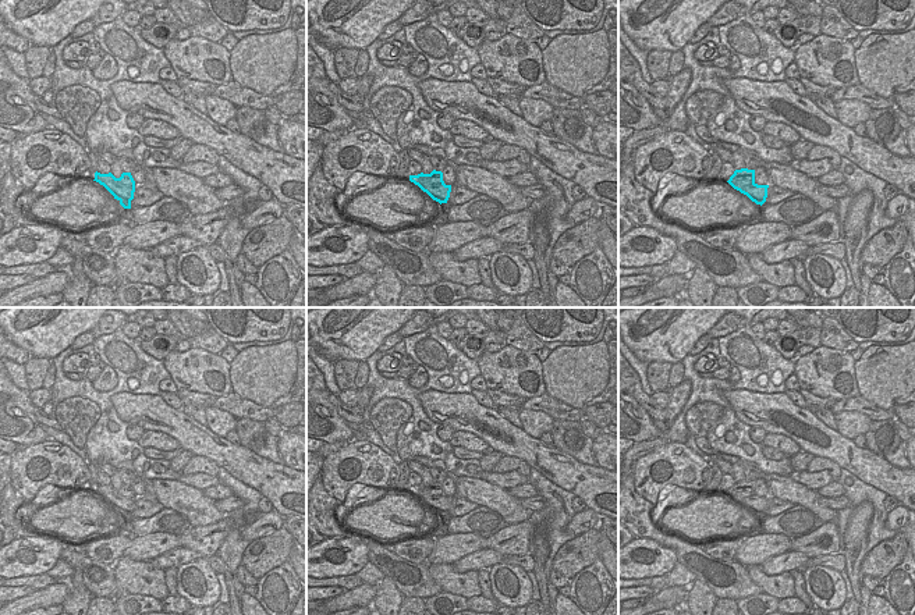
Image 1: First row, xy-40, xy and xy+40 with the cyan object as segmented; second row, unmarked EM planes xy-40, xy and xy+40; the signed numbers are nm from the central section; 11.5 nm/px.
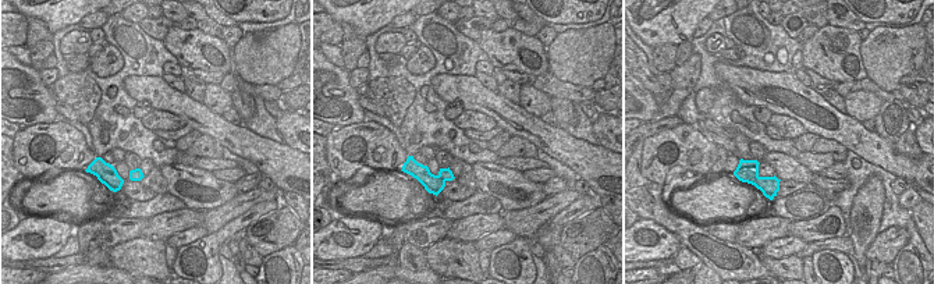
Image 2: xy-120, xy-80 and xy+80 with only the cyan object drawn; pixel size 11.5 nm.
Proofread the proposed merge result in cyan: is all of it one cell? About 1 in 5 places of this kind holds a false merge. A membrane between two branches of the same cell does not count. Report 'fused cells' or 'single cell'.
fused cells

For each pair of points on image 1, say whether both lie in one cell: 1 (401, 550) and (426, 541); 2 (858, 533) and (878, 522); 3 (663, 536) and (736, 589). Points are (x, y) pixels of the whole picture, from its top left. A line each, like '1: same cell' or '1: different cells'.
1: same cell
2: different cells
3: same cell

